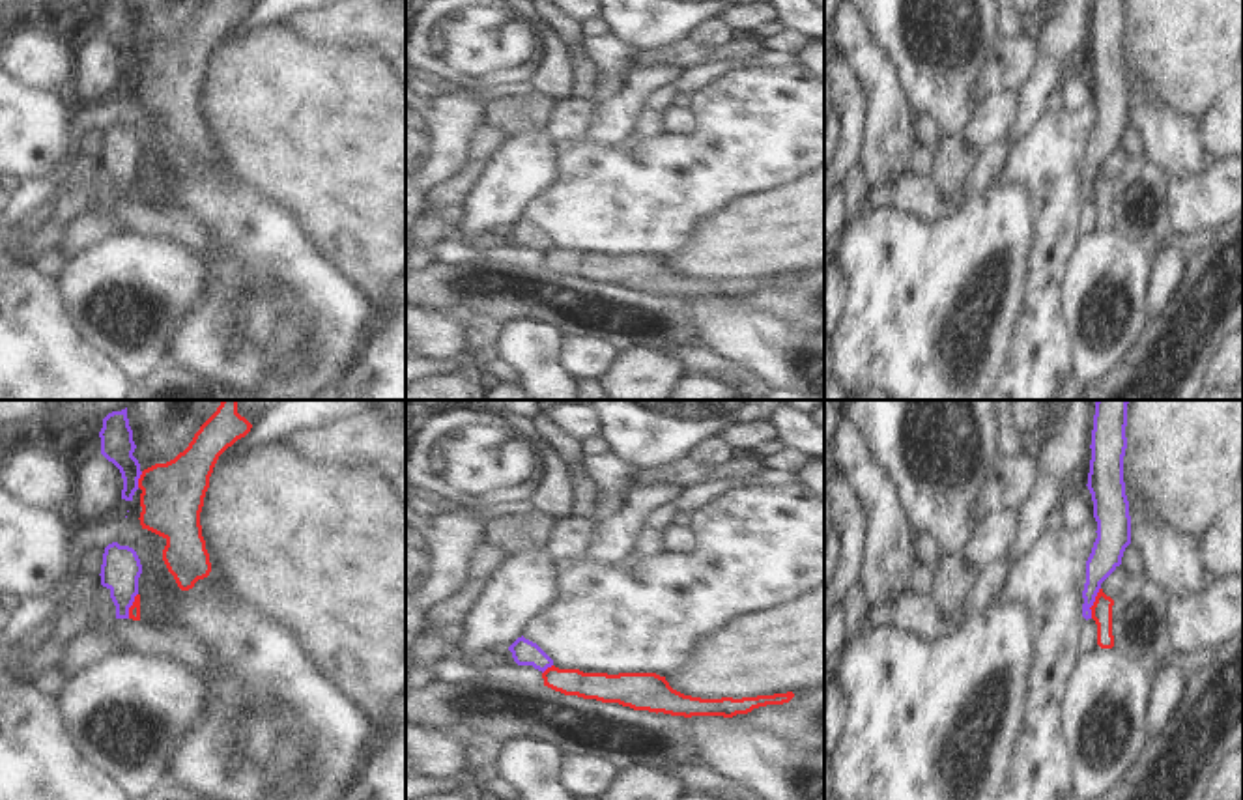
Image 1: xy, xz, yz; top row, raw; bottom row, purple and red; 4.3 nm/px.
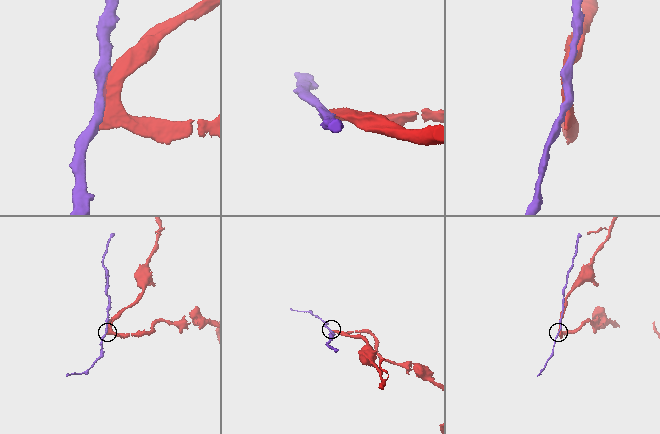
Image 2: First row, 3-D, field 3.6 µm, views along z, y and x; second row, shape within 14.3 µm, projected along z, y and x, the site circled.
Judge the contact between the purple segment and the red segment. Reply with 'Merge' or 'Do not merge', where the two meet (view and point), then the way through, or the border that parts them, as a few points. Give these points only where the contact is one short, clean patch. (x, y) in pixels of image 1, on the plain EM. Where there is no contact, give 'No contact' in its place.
Do not merge. Touches purple at yz (1094, 182).

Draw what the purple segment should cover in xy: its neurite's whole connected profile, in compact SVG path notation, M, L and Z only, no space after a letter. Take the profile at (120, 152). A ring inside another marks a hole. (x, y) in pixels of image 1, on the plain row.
M112 123L105 129L101 146L101 166L110 172L116 187L116 200L129 200L129 189L138 176L142 146L136 133L129 127Z

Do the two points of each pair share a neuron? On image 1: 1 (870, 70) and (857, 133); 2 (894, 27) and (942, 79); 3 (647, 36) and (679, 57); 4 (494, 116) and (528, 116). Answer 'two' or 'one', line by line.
1: two
2: one
3: two
4: one

